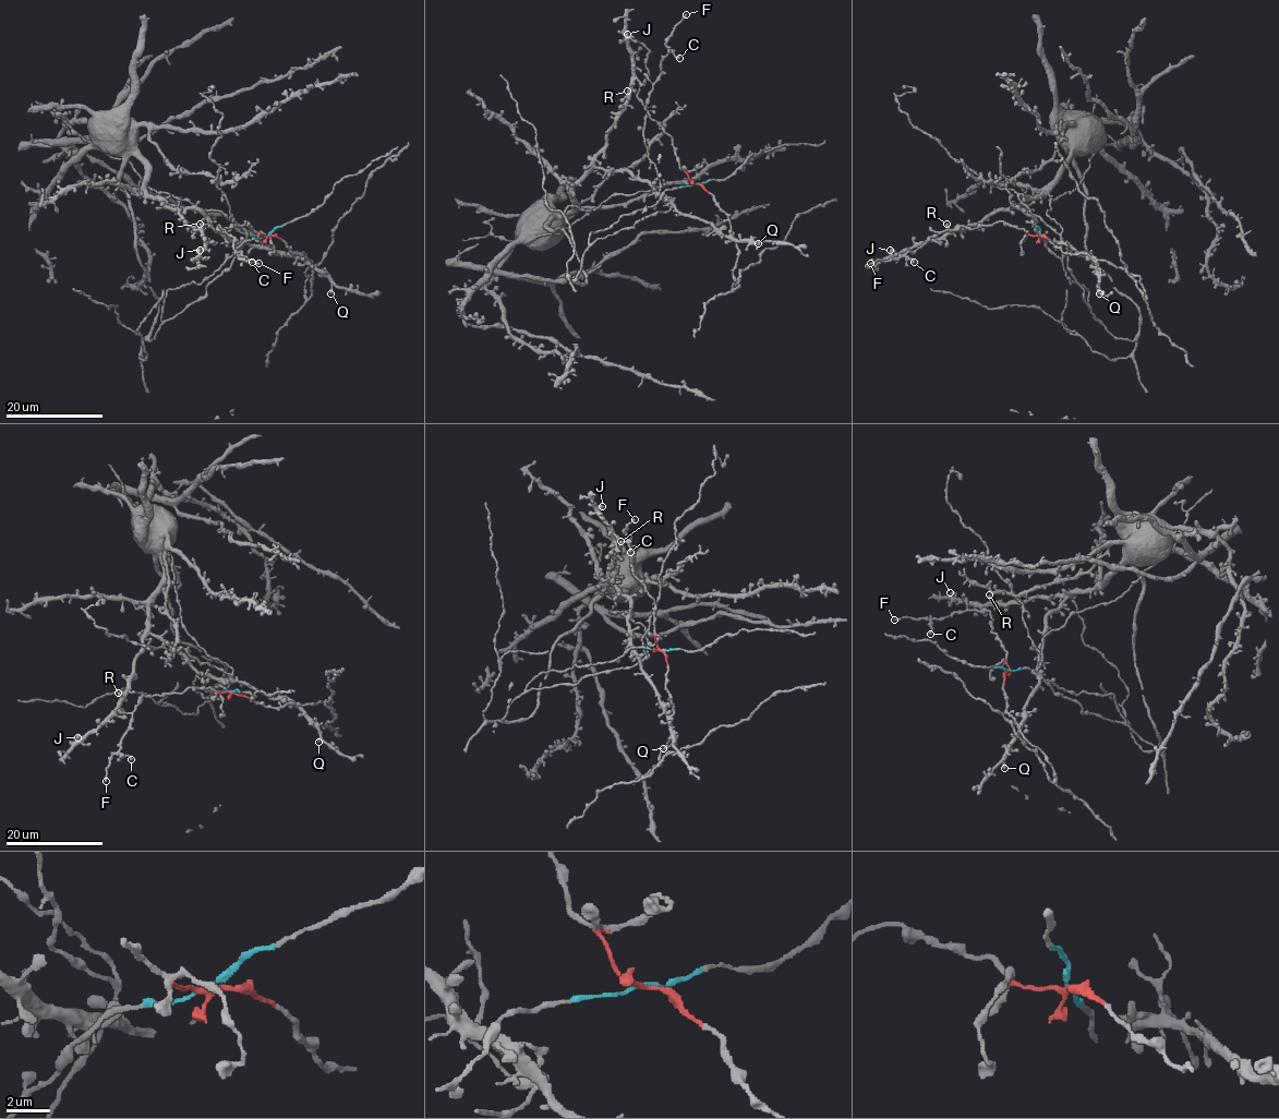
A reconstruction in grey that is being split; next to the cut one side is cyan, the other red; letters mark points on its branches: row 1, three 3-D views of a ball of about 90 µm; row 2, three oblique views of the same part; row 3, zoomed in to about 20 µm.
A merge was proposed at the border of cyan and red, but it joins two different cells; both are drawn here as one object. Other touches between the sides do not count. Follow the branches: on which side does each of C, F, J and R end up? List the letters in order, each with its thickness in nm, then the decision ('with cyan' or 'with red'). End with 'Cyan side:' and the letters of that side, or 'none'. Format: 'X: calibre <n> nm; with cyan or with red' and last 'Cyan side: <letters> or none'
C: calibre 260 nm; with red
F: calibre 240 nm; with red
J: calibre 550 nm; with cyan
R: calibre 280 nm; with cyan
Cyan side: J, R

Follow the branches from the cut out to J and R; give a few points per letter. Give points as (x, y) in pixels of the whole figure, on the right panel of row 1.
J: (1040, 235), (1070, 284), (1087, 289), (1099, 321), (1068, 267), (1063, 241), (1046, 240), (1021, 205), (890, 250)
R: (1040, 235), (1099, 321), (1068, 249), (1026, 208), (946, 224)

